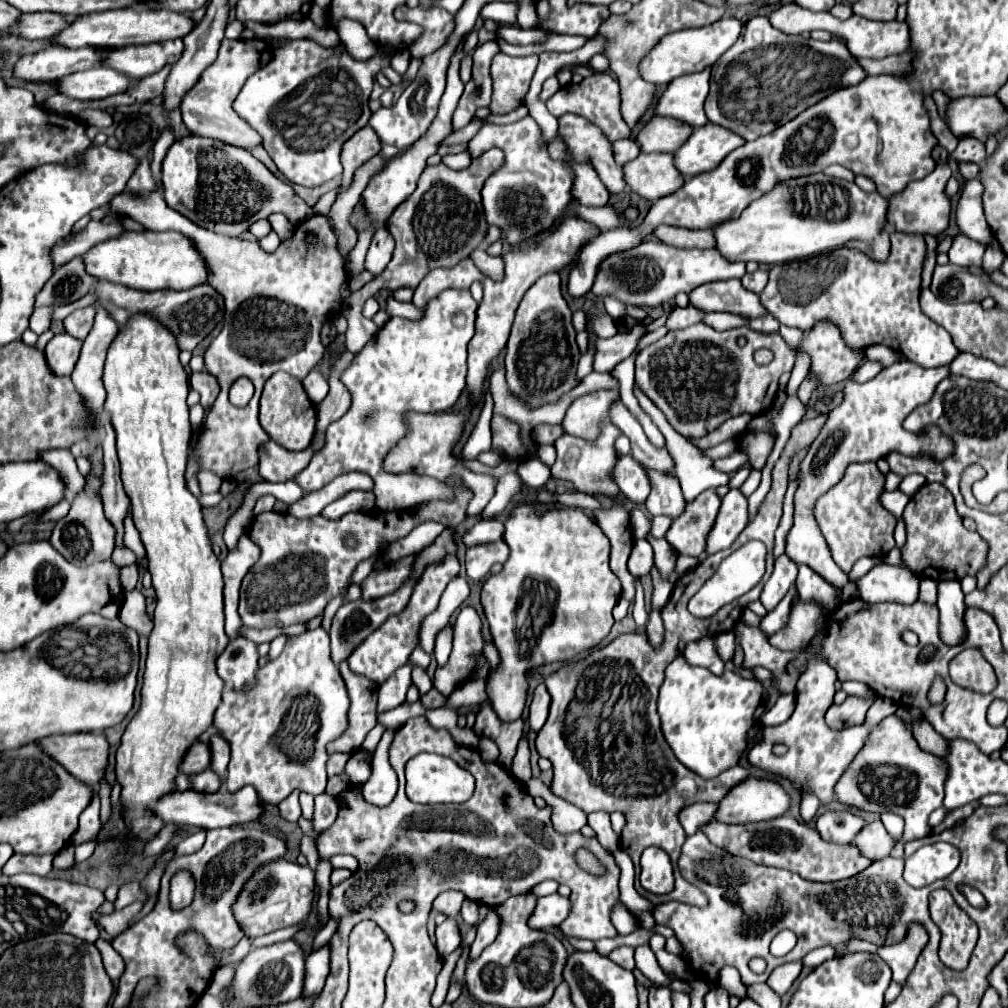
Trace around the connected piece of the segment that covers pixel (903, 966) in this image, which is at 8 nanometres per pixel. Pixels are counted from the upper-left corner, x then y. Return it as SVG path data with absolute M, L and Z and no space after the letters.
M913 924L909 928L907 938L901 944L895 946L881 946L879 948L879 956L889 964L889 968L893 970L893 980L899 984L905 984L909 974L915 968L917 956L921 952L921 948L927 944L927 932Z

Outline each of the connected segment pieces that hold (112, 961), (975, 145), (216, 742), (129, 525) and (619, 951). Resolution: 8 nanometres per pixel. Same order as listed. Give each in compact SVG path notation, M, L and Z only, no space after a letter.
M99 938L95 946L99 948L99 952L101 952L101 956L103 956L105 970L107 970L107 974L109 974L109 978L111 978L111 980L119 980L119 978L123 976L123 972L125 972L123 958L121 958L121 956L113 950L113 946L111 946L109 942L105 942L103 938Z
M961 138L959 146L951 152L951 158L957 162L975 162L985 164L985 146L975 138Z
M213 734L211 736L211 770L215 770L221 778L225 778L225 772L227 772L227 764L229 764L229 742L219 736L219 734Z
M127 512L127 516L125 516L125 536L123 536L123 542L125 542L127 548L131 548L137 554L137 566L139 566L139 560L145 556L145 548L143 548L143 544L139 540L139 532L137 532L137 528L133 524L131 512Z
M621 946L621 948L615 948L611 954L609 954L611 960L615 960L619 966L627 968L627 970L635 970L635 960L633 960L633 948L629 946Z

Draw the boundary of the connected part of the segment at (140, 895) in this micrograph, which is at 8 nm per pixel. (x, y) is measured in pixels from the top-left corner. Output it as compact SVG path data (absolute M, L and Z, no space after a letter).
M127 882L121 886L119 890L119 896L115 900L115 908L123 908L123 906L129 906L131 902L145 902L147 900L147 892L143 892L143 886L141 882Z

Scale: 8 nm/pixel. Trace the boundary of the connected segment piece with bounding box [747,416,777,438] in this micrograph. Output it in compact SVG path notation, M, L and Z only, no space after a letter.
M753 416L753 420L749 422L747 430L753 430L753 432L769 432L769 436L777 438L777 432L775 432L775 426L765 418L765 416Z

